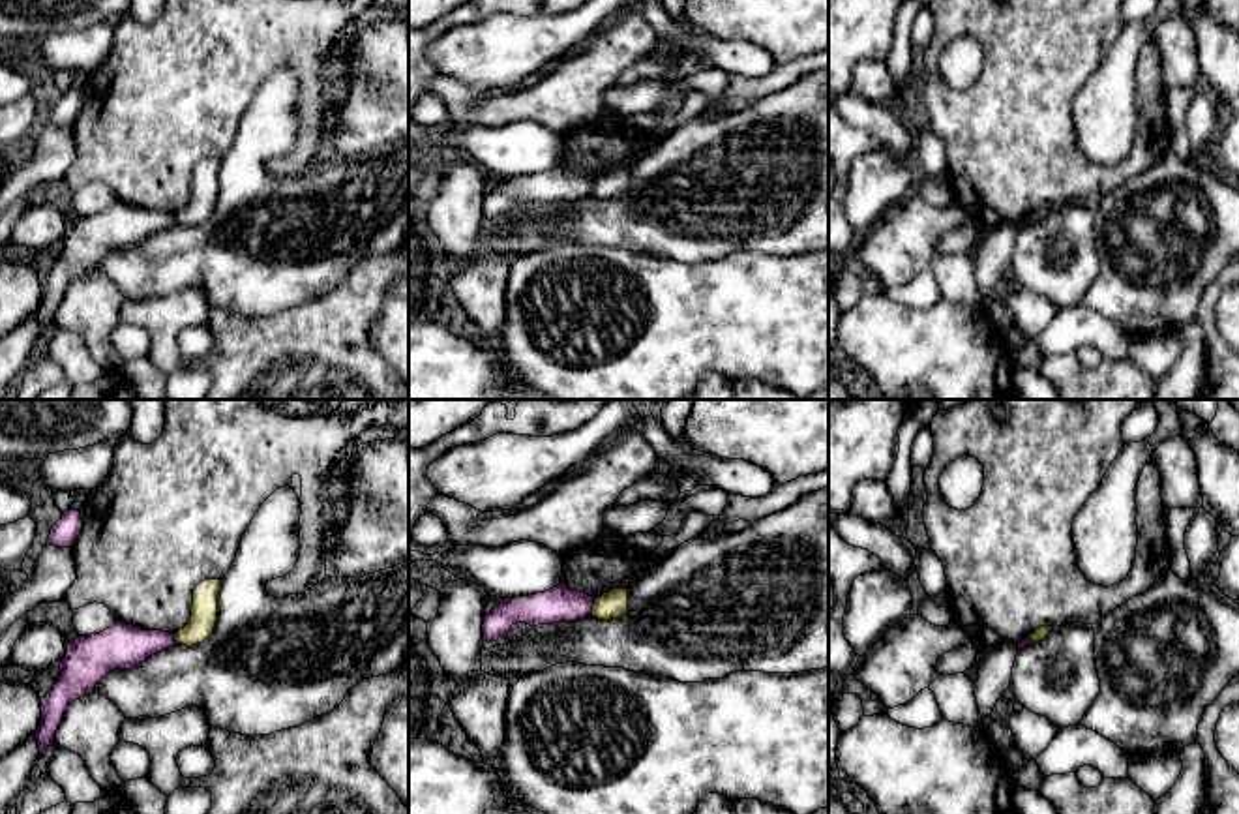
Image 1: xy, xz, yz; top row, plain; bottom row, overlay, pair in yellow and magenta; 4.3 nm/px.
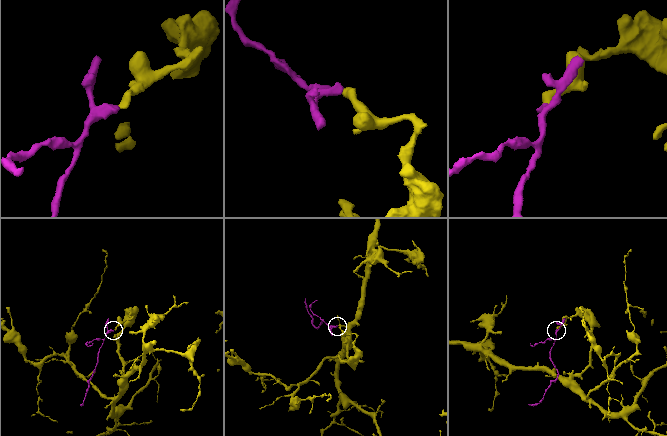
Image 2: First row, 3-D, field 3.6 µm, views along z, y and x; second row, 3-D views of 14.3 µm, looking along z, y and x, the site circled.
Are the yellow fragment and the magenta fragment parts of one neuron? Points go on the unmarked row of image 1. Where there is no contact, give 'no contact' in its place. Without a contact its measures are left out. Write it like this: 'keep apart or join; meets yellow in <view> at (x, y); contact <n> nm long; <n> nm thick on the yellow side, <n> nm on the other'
keep apart; meets yellow in xz at (593, 186); contact 80 nm long; 120 nm thick on the yellow side, 160 nm on the other

